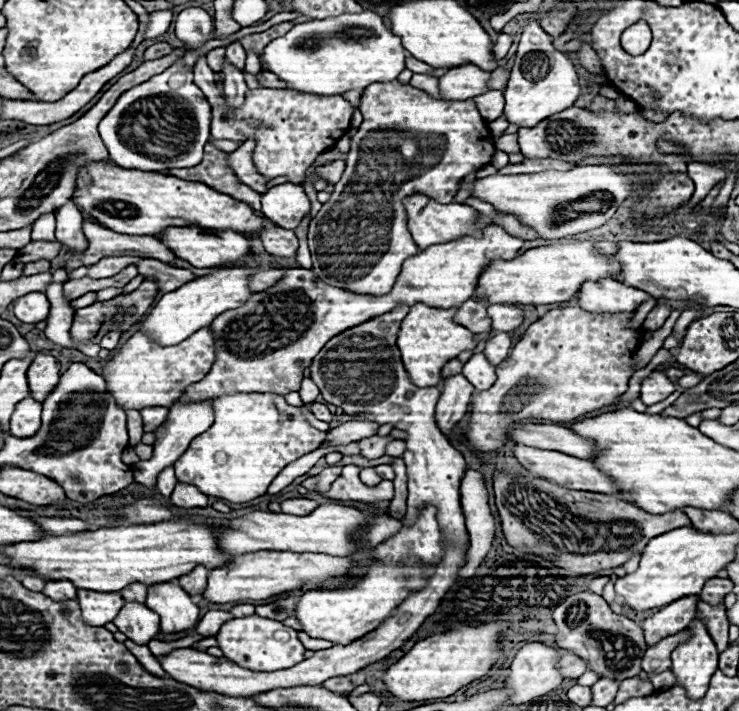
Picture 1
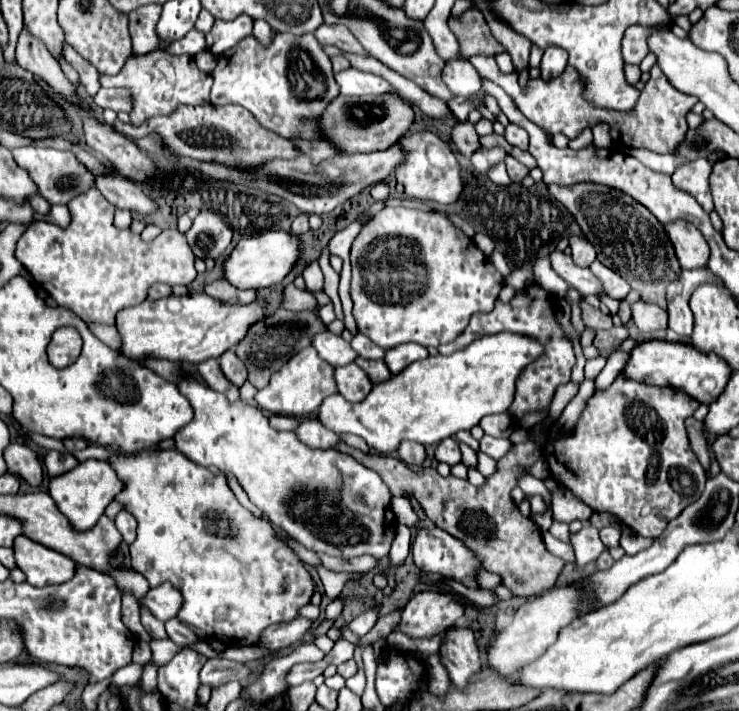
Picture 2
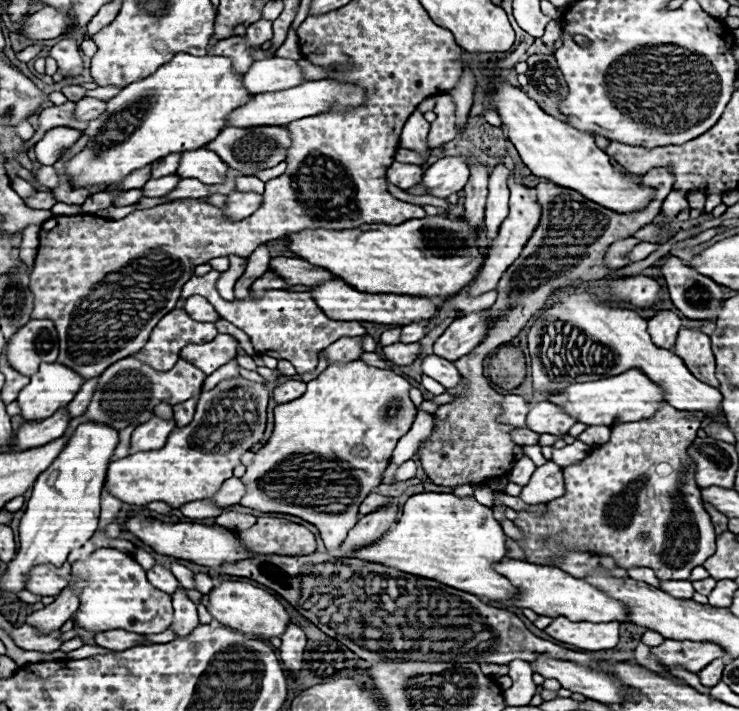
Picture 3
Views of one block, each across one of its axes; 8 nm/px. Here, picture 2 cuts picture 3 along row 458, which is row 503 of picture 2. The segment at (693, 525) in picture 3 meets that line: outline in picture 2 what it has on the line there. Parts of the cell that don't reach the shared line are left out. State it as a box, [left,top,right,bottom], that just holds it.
[544,376,706,538]

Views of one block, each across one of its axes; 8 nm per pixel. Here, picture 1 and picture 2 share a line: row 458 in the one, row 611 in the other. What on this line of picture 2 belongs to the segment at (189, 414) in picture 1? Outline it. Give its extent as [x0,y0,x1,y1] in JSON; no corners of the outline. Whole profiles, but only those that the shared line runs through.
[142,582,182,622]

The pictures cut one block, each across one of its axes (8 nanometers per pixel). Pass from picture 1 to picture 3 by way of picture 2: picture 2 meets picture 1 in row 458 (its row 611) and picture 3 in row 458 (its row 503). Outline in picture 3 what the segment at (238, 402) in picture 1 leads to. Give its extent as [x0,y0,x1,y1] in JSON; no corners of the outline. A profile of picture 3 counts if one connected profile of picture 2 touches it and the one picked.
[106,376,272,508]

